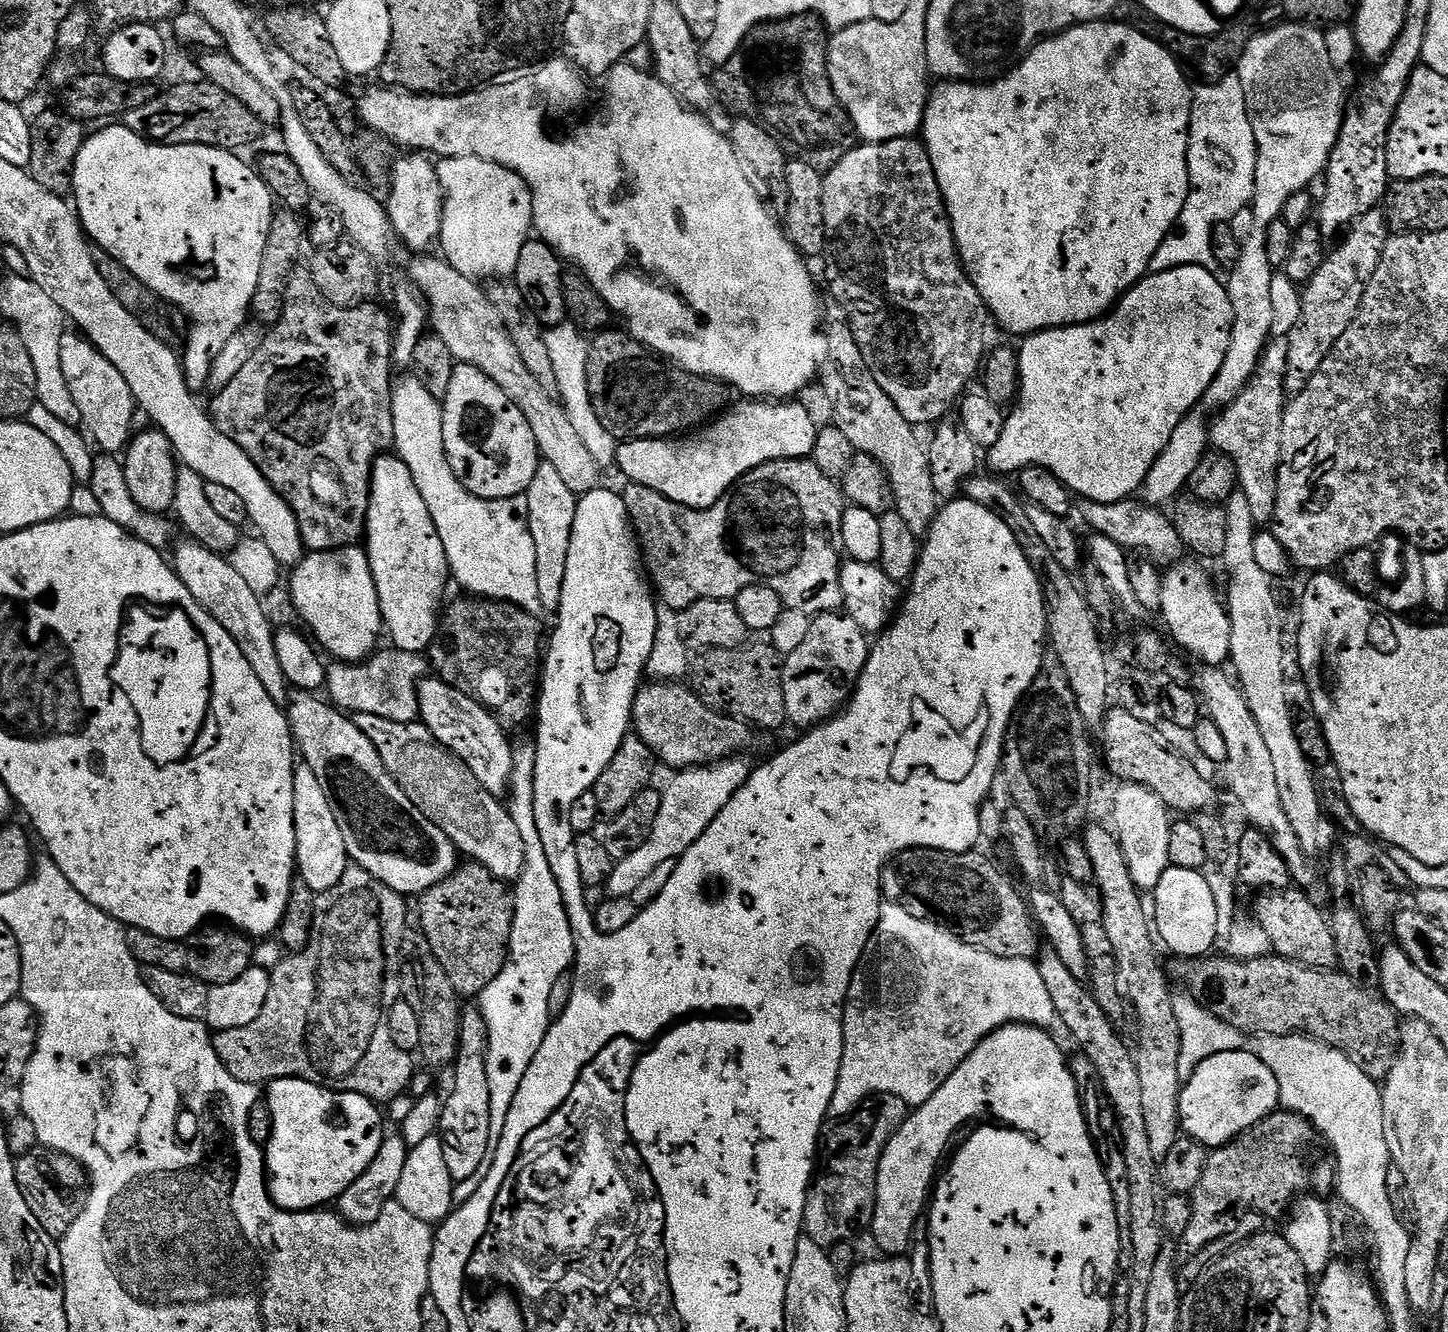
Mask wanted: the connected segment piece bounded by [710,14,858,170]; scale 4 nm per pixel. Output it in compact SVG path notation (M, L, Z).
M809 14L807 16L789 16L787 20L778 20L775 22L769 22L760 25L758 28L753 28L752 32L746 39L741 42L740 48L732 57L729 58L725 64L719 65L715 69L714 75L711 77L710 83L715 99L718 104L721 104L724 108L729 108L733 113L731 114L736 118L743 118L745 120L752 120L755 124L761 124L762 127L767 128L781 145L786 146L787 151L791 153L793 157L802 162L806 162L810 166L819 168L821 170L827 170L835 166L838 162L842 162L842 158L848 153L851 148L857 147L858 137L856 129L852 126L852 120L848 116L848 112L844 109L836 100L834 90L830 86L830 78L828 77L828 42L830 36L826 31L826 25L819 16L815 14Z

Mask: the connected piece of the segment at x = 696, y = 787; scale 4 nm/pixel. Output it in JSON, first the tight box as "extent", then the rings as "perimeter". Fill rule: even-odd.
{"extent":[606,754,753,896],"perimeter":[[[737,754],[728,757],[726,760],[720,760],[717,764],[706,764],[703,768],[686,768],[675,773],[676,776],[668,784],[668,789],[663,789],[660,797],[660,809],[658,810],[658,818],[654,821],[654,830],[650,834],[650,838],[646,838],[646,842],[642,842],[642,846],[638,846],[638,850],[634,850],[634,854],[630,854],[624,860],[615,861],[612,873],[606,885],[608,896],[631,896],[632,891],[642,883],[653,870],[662,862],[677,861],[684,855],[686,850],[690,850],[690,846],[694,846],[694,842],[698,842],[698,838],[702,838],[702,834],[706,830],[706,826],[710,826],[710,822],[714,822],[714,818],[718,818],[718,814],[722,814],[722,810],[726,806],[726,802],[730,802],[730,798],[734,798],[734,794],[748,780],[753,765],[744,761],[743,755]]]}

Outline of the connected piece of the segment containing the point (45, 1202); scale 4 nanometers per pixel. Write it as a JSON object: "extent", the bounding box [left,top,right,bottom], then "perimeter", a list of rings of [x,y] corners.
{"extent":[16,1146,90,1238],"perimeter":[[[38,1146],[30,1154],[16,1157],[16,1177],[18,1190],[22,1190],[22,1198],[26,1198],[26,1206],[30,1206],[30,1214],[38,1218],[42,1230],[57,1238],[64,1236],[86,1199],[90,1180],[84,1168],[65,1152]]]}

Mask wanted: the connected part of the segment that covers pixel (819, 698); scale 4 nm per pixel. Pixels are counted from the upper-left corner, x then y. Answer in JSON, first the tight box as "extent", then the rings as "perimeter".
{"extent":[782,611,870,730],"perimeter":[[[843,611],[823,612],[821,616],[811,617],[811,624],[803,639],[802,646],[793,653],[785,655],[782,660],[782,690],[786,698],[787,723],[797,724],[800,730],[815,728],[825,720],[831,720],[848,703],[852,691],[860,680],[862,670],[870,655],[870,636],[864,632],[853,618]]]}

